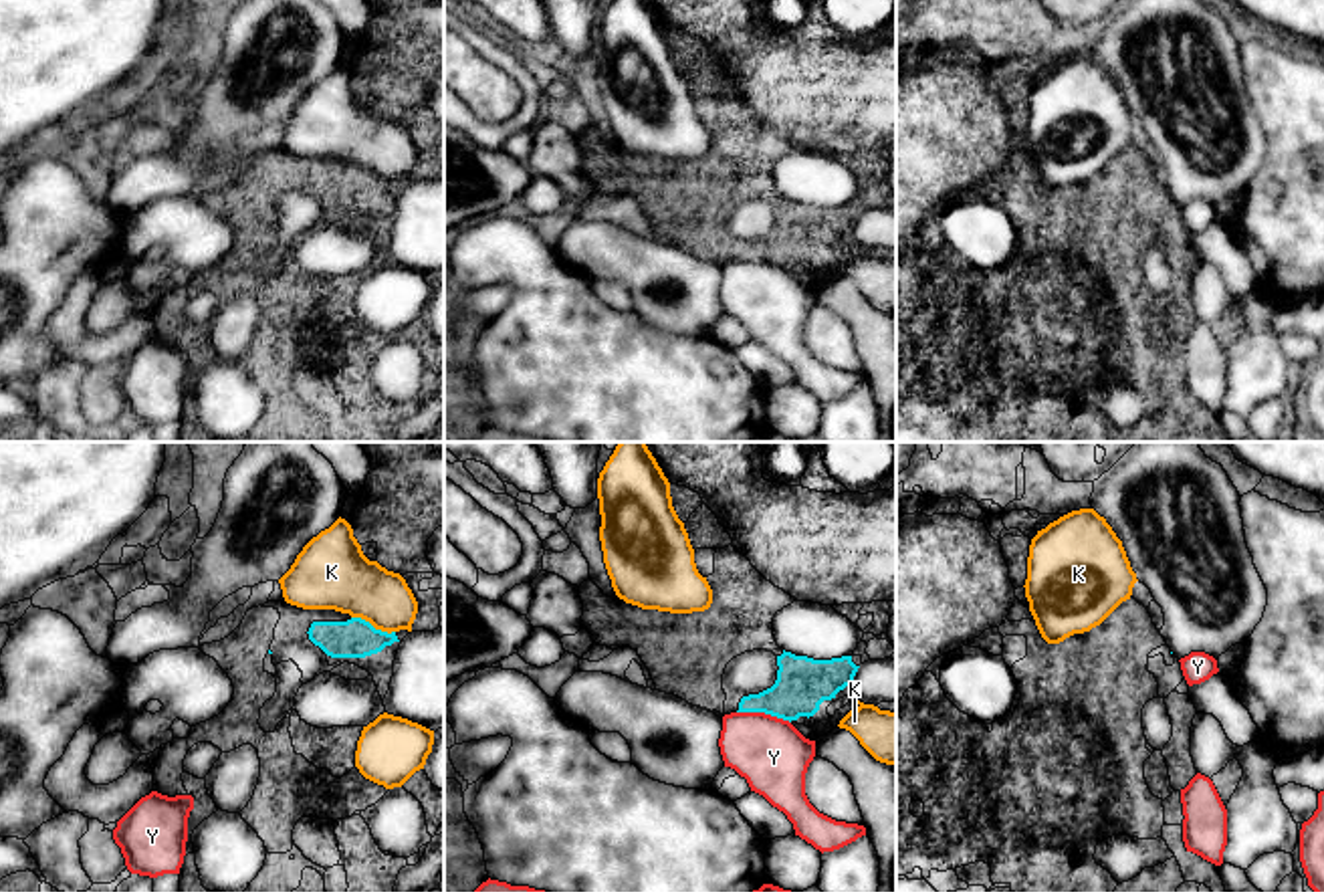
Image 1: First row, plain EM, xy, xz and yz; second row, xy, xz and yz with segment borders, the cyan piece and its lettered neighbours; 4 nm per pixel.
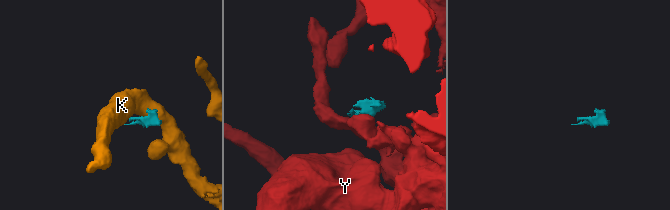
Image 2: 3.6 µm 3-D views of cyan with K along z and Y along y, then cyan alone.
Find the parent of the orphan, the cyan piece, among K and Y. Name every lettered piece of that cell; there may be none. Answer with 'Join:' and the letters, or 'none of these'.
Join: none of these

